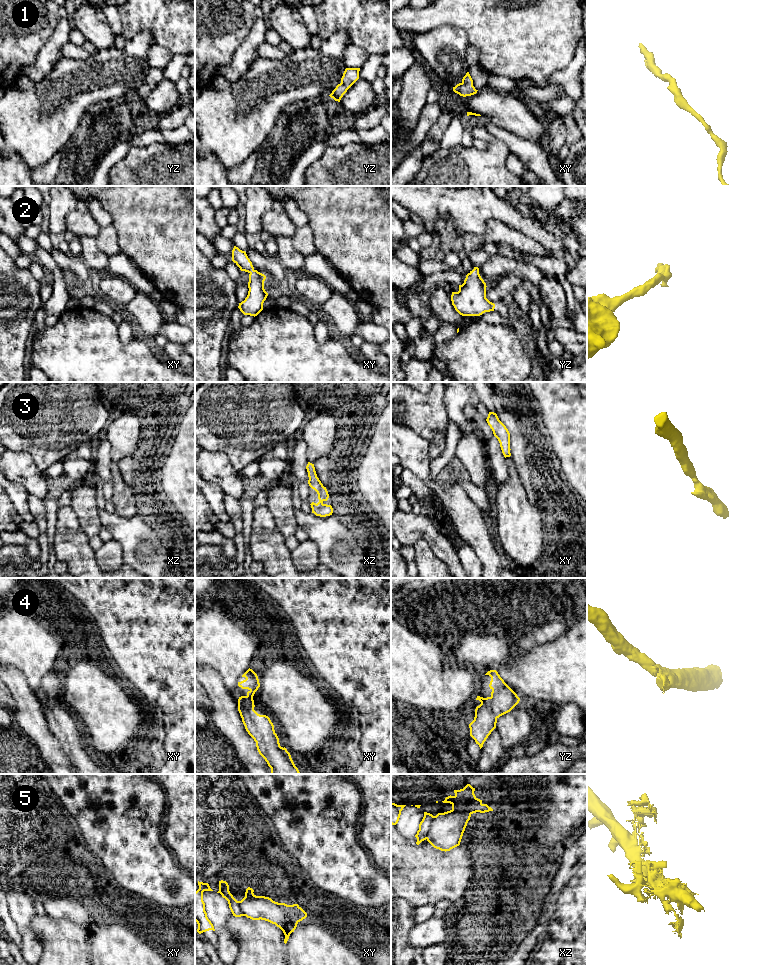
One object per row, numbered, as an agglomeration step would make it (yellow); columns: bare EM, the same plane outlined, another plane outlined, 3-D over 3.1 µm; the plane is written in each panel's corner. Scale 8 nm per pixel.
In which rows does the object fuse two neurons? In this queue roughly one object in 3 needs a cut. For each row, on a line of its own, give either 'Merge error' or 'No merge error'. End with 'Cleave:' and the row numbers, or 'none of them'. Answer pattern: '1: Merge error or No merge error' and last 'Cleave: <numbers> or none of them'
1: No merge error
2: No merge error
3: No merge error
4: No merge error
5: No merge error
Cleave: none of them

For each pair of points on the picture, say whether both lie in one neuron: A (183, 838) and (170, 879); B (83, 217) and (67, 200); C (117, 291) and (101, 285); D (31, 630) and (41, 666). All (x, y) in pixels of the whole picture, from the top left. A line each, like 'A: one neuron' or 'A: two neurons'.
A: two neurons
B: two neurons
C: one neuron
D: one neuron

